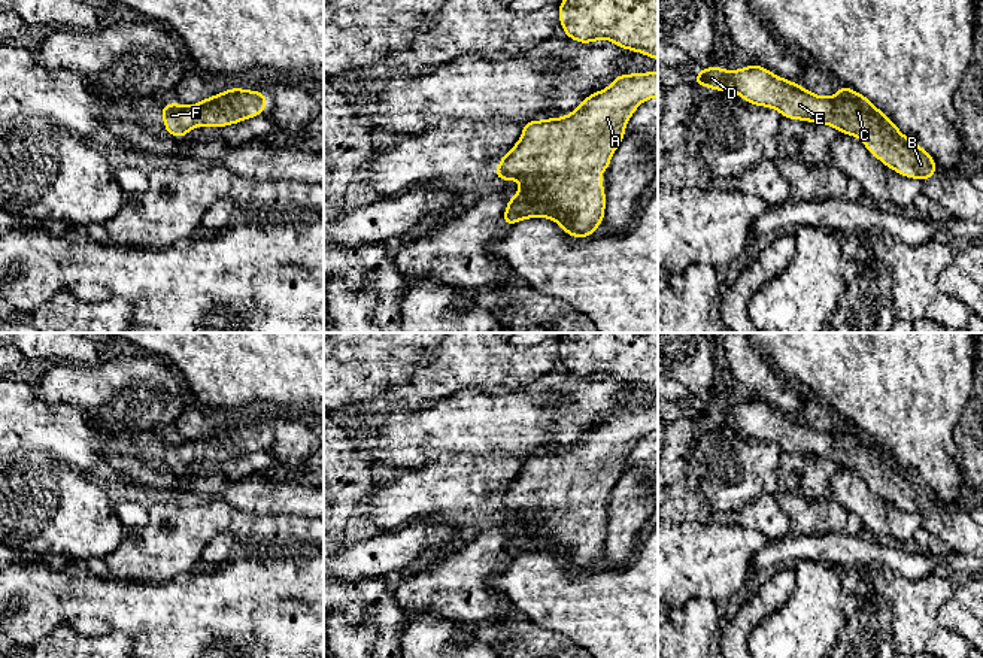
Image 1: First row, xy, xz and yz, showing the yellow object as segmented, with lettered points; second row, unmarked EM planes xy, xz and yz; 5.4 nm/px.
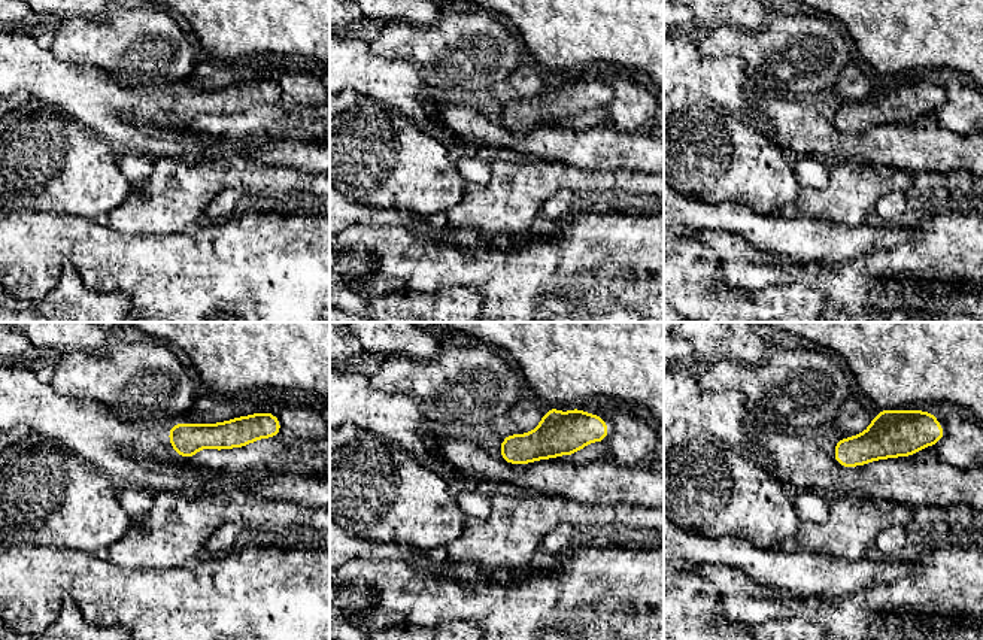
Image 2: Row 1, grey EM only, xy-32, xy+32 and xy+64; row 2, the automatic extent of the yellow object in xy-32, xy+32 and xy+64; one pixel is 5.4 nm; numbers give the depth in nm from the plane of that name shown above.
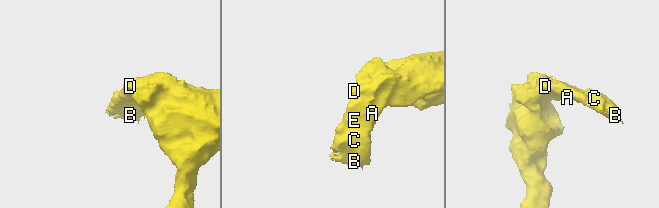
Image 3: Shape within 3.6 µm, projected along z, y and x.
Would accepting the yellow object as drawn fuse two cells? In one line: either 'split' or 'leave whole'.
leave whole

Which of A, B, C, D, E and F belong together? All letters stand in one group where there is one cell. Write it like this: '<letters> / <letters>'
A B C D E F

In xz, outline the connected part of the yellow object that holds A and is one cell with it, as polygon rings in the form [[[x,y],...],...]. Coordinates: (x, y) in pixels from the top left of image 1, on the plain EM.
[[[658,406],[618,409],[610,421],[583,433],[567,451],[525,457],[521,473],[495,504],[497,513],[519,515],[522,519],[507,537],[504,560],[525,552],[550,552],[571,571],[595,568],[606,542],[600,507],[607,506],[628,454],[640,437],[652,431],[658,431]]]

